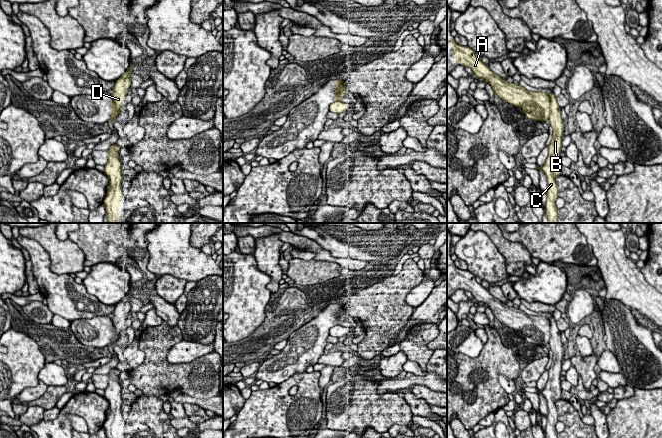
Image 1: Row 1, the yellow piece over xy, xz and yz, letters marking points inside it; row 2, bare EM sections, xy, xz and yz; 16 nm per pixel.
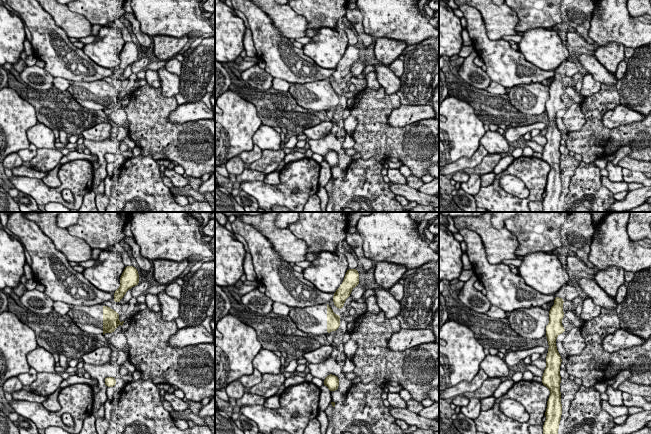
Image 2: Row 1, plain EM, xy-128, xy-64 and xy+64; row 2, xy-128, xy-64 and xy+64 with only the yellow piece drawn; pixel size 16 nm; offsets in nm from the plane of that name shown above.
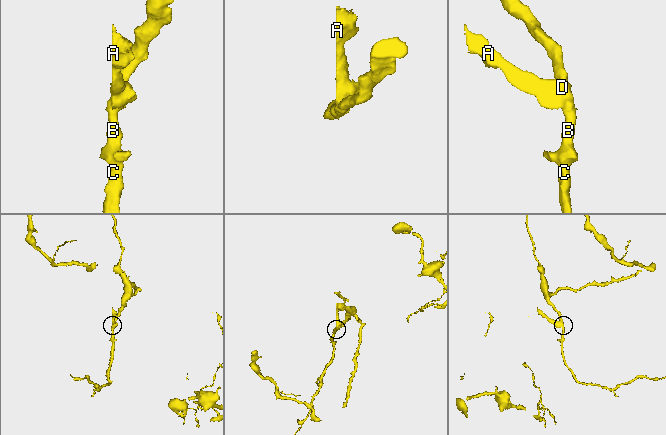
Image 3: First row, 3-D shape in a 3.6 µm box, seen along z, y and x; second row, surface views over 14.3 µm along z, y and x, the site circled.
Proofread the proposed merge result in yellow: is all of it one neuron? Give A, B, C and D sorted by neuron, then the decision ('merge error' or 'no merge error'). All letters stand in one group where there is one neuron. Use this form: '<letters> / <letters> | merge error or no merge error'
A / B C D | merge error

